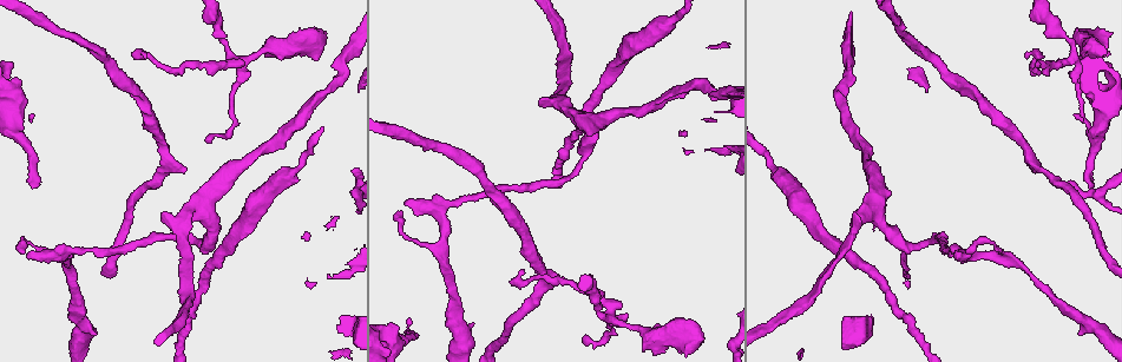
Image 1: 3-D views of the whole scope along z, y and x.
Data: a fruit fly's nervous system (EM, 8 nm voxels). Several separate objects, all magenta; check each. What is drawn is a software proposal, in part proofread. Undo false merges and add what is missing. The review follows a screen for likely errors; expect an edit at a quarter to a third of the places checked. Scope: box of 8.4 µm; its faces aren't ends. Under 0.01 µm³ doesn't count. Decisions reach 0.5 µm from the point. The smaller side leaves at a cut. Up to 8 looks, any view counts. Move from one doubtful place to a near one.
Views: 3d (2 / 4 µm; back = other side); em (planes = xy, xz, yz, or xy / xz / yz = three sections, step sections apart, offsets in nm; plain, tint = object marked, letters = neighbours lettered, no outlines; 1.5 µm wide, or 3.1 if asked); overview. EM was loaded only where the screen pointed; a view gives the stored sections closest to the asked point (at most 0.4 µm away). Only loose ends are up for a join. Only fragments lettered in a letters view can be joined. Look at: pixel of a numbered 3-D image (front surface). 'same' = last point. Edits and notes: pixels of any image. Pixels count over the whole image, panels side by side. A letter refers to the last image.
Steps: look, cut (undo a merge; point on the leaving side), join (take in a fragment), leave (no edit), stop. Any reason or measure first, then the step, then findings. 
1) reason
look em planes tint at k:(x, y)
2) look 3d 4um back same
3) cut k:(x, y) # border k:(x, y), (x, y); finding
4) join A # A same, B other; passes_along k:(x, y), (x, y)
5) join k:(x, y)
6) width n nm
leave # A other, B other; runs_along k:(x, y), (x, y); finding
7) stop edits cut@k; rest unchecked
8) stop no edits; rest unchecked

thick end
look em yz step 8 letters at 1:(1077, 80)

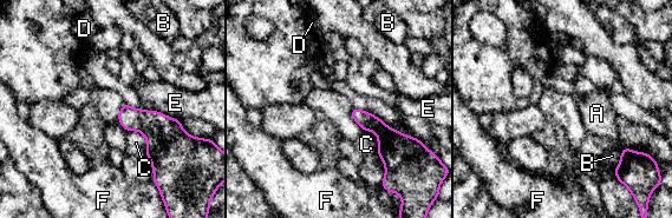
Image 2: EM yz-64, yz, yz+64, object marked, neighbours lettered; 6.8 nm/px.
leave # A other, B other, C other, D other, E other, F other; border 2:(156, 110), (176, 119); none of them fits

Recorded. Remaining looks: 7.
free end
look em xy step 4 tint at 1:(37, 188)

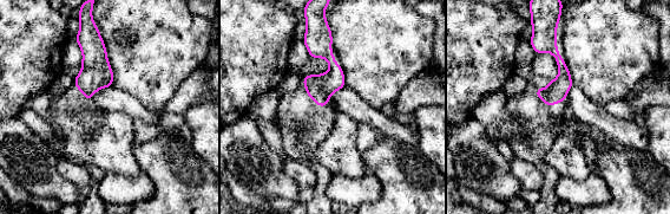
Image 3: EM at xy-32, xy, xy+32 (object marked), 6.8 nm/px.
cut it another way
look em planes letters same

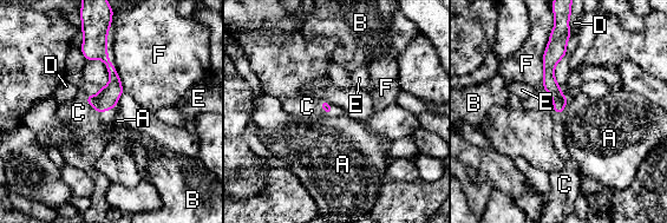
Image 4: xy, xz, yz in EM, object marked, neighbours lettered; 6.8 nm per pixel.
join C # A other, B other, C same, D other, E other, F other; passes_along 4:(106, 98), (99, 112), (78, 112); the neuron continues

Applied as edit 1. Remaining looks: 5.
see it whole again
look overview

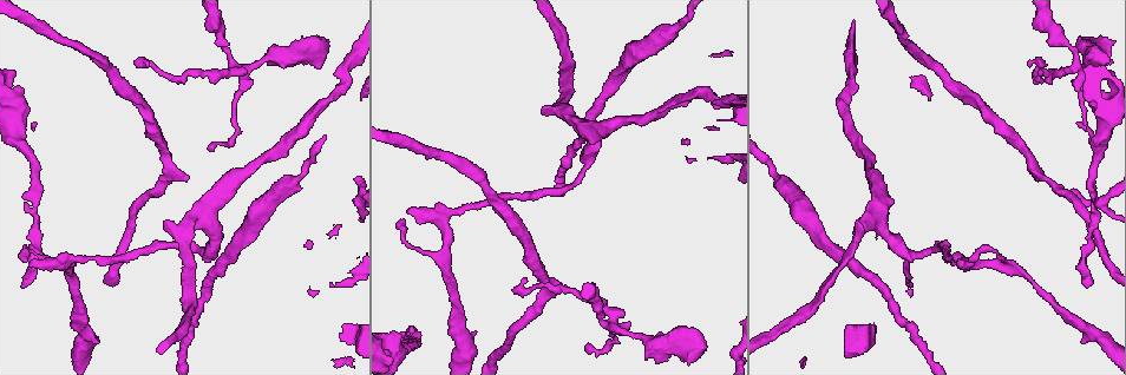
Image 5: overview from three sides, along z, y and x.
look 3d 4um at 5:(680, 29)

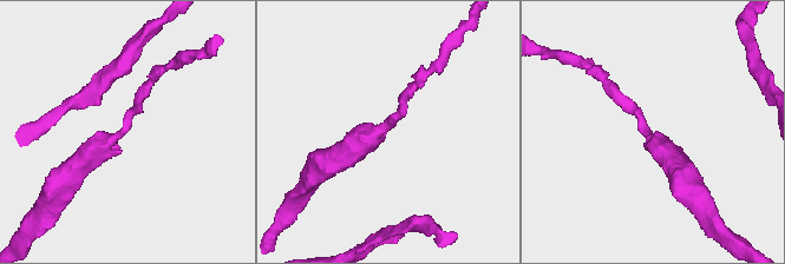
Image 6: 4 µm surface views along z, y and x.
arm_widths 180, 360 nm
look em yz step 4 letters at 6:(651, 134)

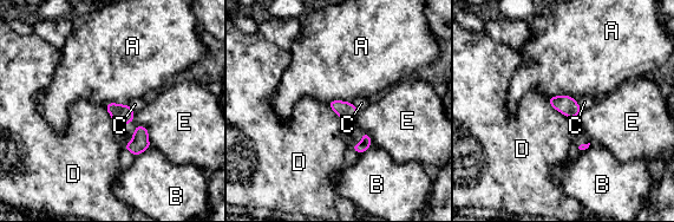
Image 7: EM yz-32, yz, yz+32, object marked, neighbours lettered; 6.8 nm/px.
leave # A other, B other, C other, D other, E other; border 7:(575, 98), (551, 96), (548, 99); one neuron here

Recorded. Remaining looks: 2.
stop edits join@4; rest unchecked

